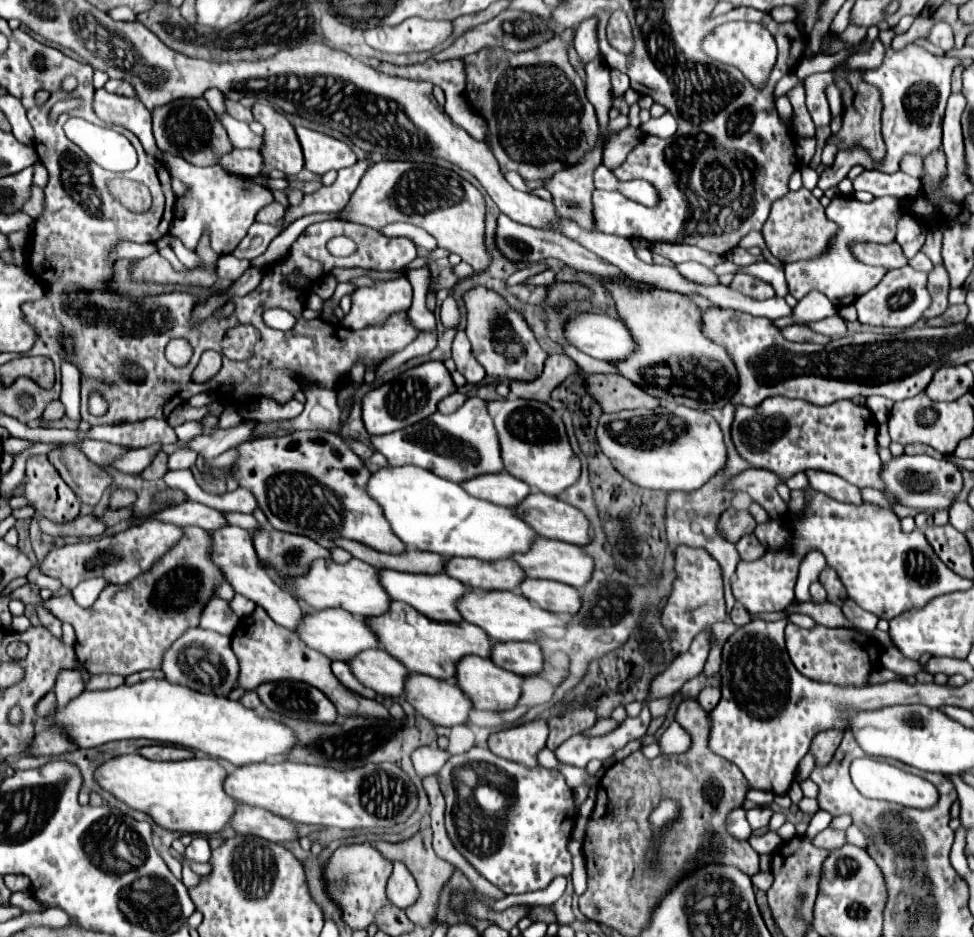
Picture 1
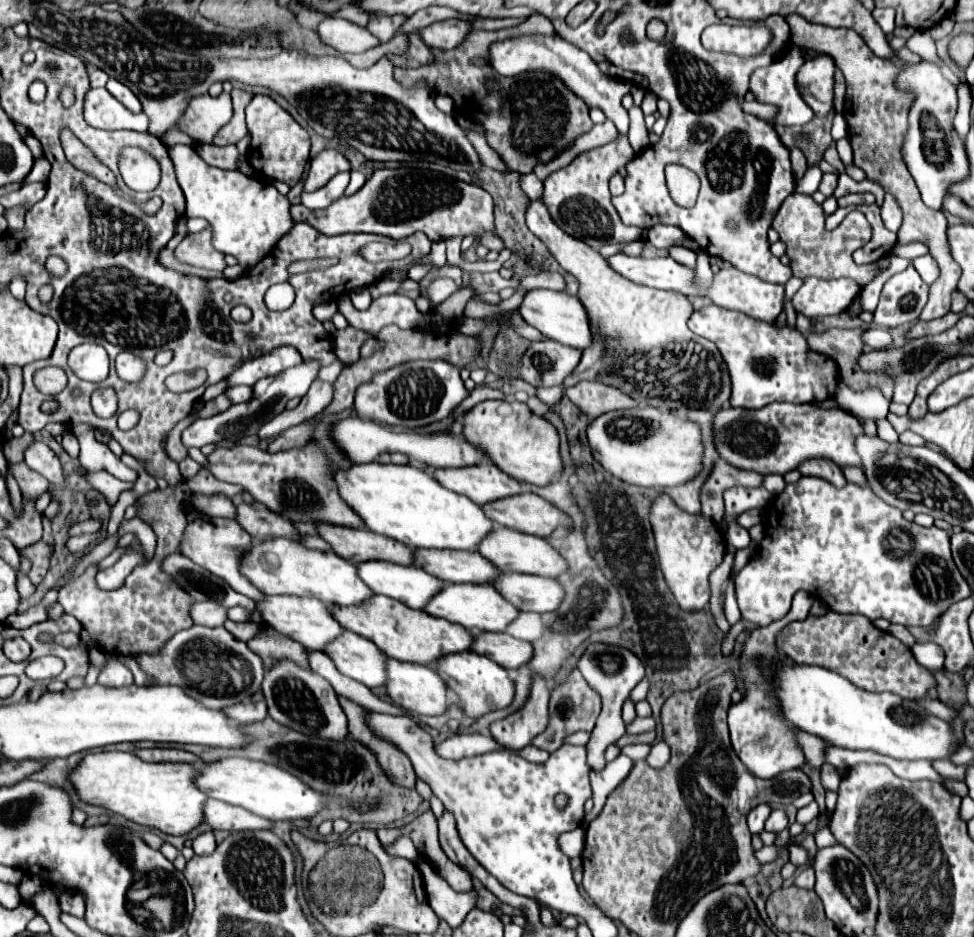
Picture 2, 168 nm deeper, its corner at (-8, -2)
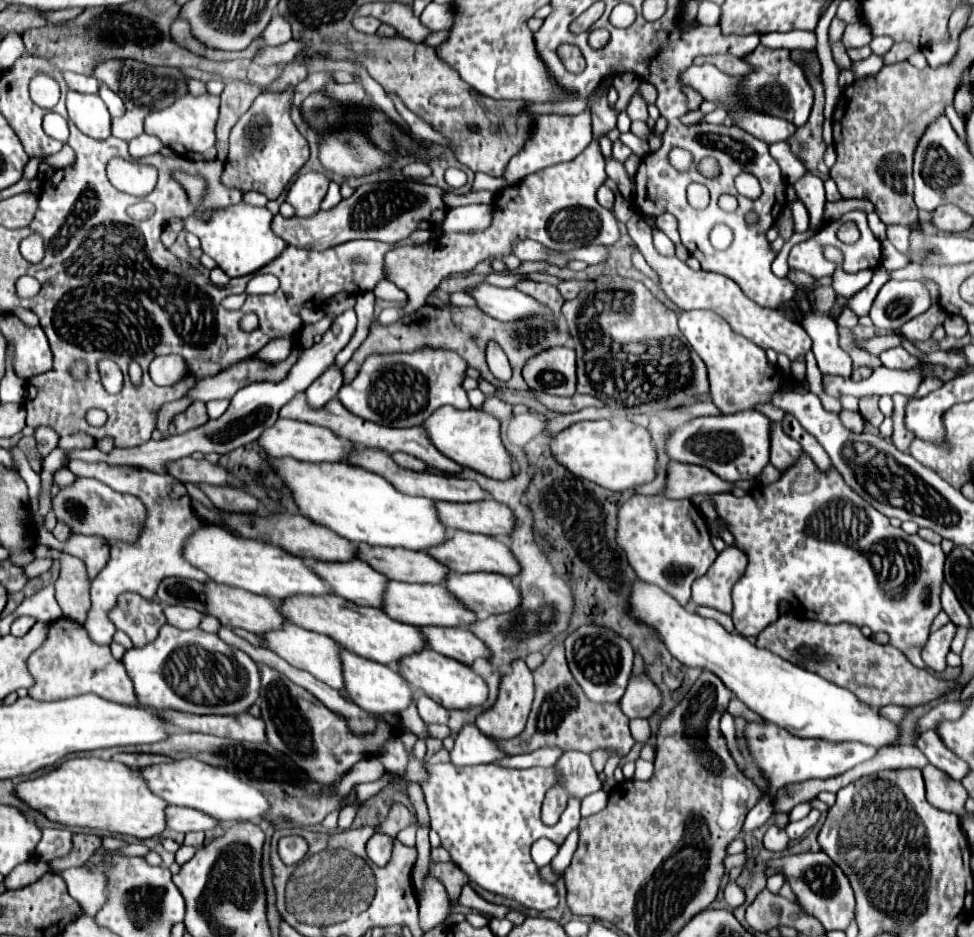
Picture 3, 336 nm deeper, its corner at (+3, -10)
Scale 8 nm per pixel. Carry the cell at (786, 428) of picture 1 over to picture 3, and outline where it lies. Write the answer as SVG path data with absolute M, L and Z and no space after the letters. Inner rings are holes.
M739 411L721 417L697 417L669 433L665 453L673 461L707 467L729 483L739 479L755 479L769 463L769 427L771 421L759 411Z

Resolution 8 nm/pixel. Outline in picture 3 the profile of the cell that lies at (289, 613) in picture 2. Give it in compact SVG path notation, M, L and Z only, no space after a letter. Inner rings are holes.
M205 581L205 591L209 591L209 615L217 617L221 625L241 627L255 635L263 635L271 629L279 629L285 623L285 617L281 615L279 603L275 599L253 595L237 587L225 587L223 583L215 583L215 581Z

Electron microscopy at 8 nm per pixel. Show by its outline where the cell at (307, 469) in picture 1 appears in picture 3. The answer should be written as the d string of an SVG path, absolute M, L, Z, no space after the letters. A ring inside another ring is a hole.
M177 459L169 465L169 475L179 479L181 483L223 483L227 481L227 469L219 463L209 463L205 459Z

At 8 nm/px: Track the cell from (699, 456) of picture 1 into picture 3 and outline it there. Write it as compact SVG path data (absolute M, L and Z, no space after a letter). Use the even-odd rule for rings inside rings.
M599 419L579 421L553 439L551 455L573 475L589 479L609 491L625 491L635 485L647 483L655 477L655 449L647 429L631 423L629 419Z

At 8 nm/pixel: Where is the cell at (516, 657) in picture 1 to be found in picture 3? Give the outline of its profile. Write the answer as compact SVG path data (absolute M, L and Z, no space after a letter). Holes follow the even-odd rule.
M419 627L425 635L429 649L471 665L475 659L487 659L489 651L469 629L465 627Z

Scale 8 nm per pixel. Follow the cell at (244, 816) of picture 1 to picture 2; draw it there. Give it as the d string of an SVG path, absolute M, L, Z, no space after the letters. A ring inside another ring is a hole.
M208 799L204 807L204 821L212 825L214 829L226 829L226 831L260 831L260 829L274 829L274 823L252 815L250 811L244 811L242 807L220 803L216 799Z

